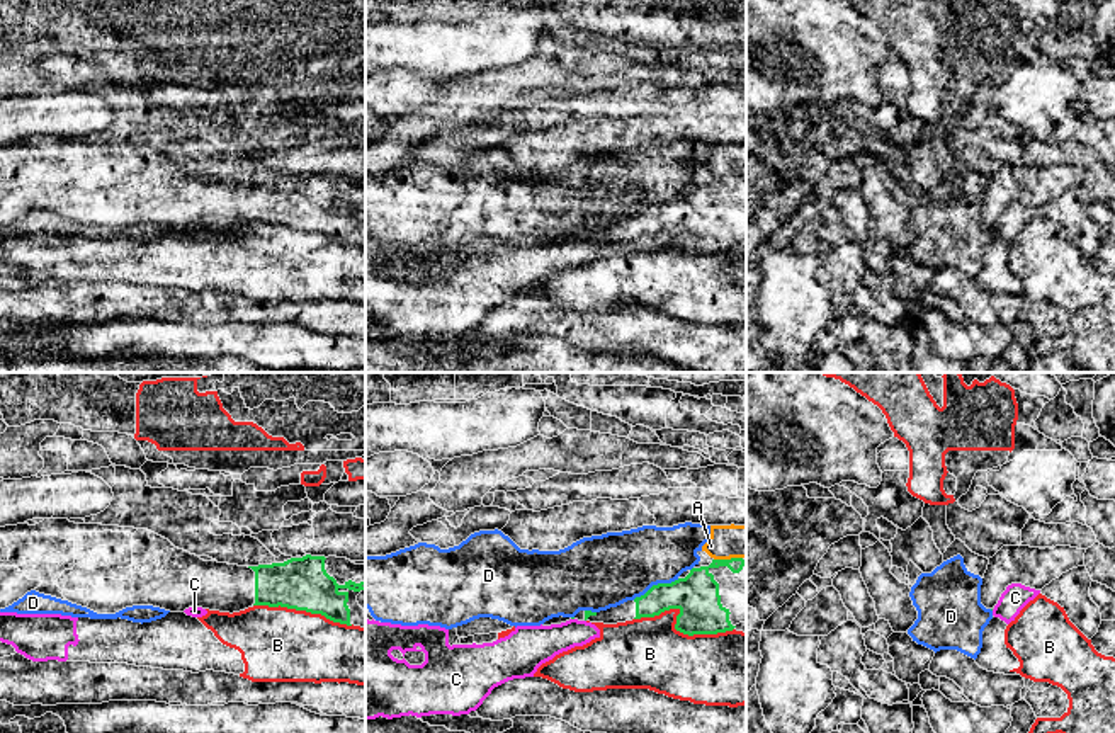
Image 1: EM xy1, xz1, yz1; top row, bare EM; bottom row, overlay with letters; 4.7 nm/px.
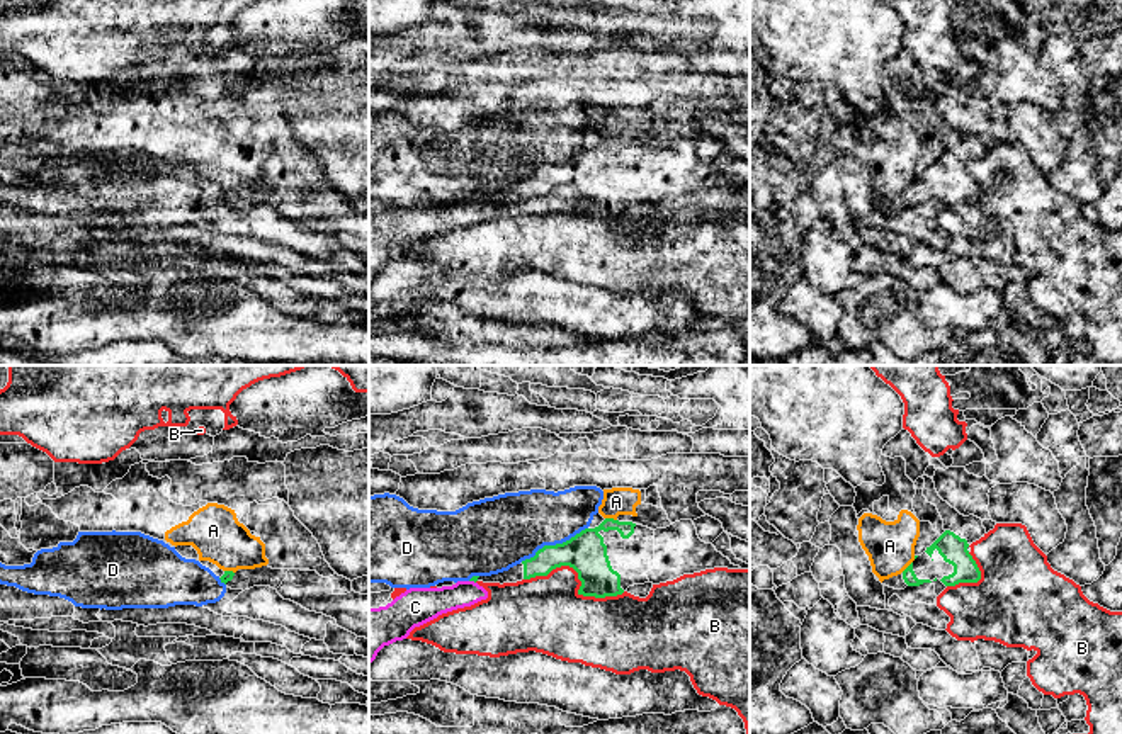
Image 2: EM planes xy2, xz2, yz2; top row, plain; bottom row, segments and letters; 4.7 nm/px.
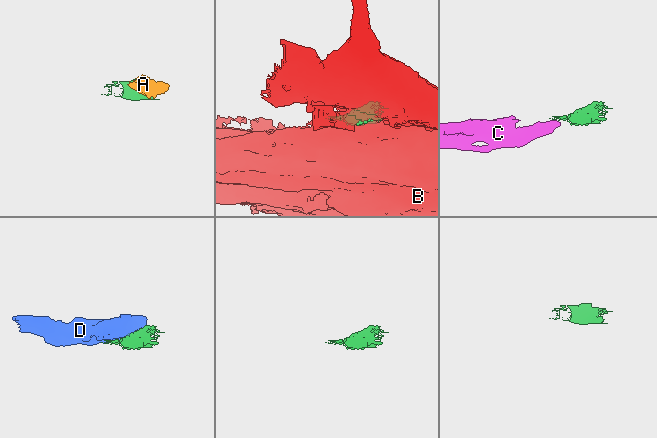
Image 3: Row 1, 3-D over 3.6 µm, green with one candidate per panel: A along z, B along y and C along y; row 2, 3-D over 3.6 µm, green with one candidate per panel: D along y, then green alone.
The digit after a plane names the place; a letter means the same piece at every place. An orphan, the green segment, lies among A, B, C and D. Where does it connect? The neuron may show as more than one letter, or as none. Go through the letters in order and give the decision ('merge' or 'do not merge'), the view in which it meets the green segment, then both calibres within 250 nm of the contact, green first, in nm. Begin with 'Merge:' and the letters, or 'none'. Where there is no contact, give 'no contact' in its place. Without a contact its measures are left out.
Merge: none
A: do not merge | xz2 | 190/130 nm
B: do not merge | xz1 | 200/340 nm
C: do not merge | xz2 | 30/160 nm
D: do not merge | xz2 | 190/340 nm

